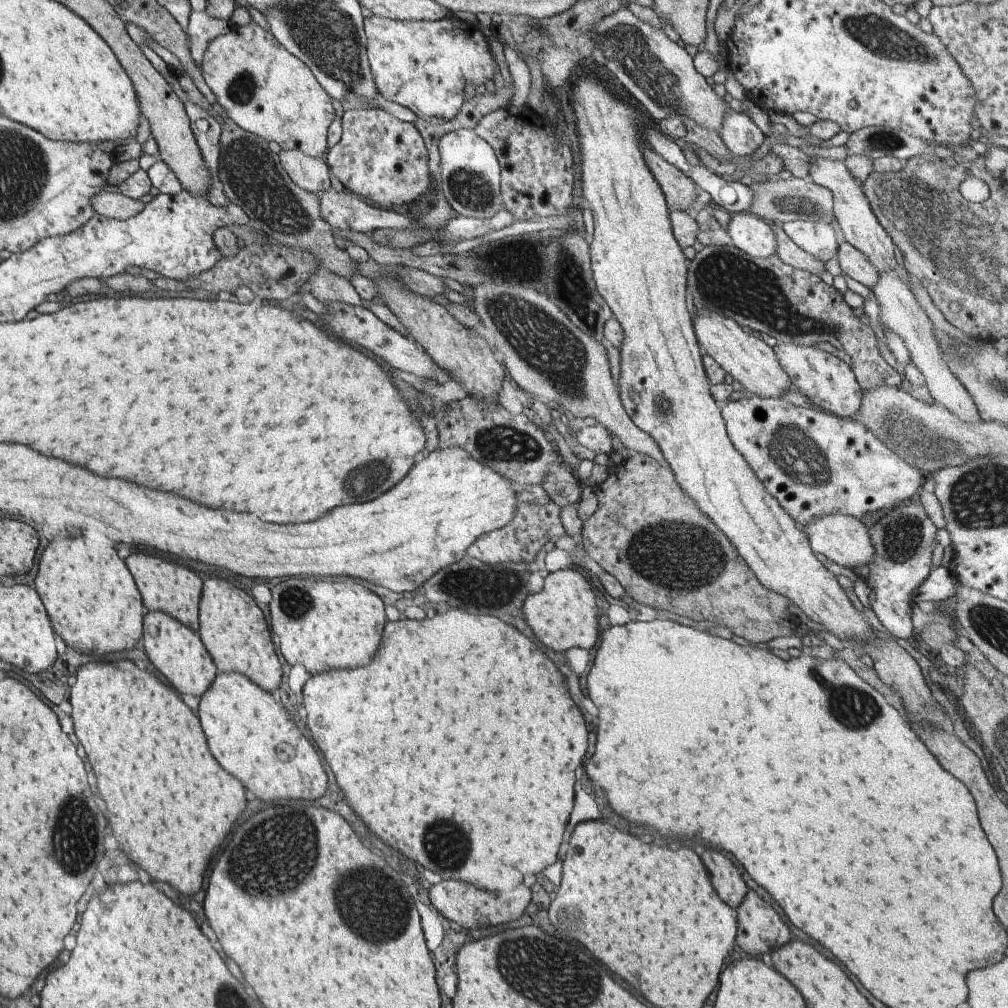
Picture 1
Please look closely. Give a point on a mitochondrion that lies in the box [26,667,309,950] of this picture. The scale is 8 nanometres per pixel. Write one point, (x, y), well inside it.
(76, 834)

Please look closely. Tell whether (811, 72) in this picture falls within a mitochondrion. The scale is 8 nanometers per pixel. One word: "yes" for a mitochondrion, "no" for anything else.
no

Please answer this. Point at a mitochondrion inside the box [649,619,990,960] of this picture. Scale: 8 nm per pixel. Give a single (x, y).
(853, 708)

